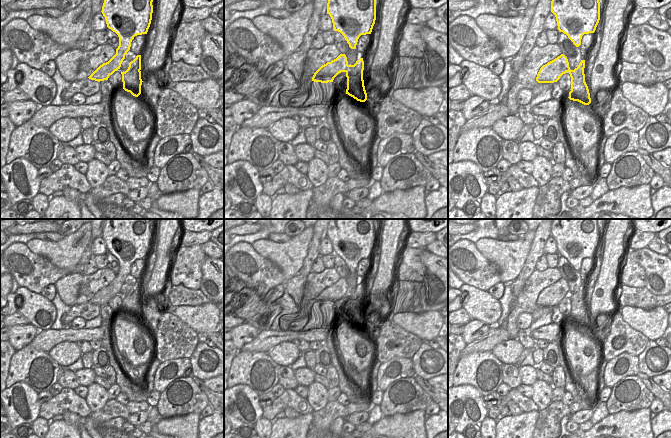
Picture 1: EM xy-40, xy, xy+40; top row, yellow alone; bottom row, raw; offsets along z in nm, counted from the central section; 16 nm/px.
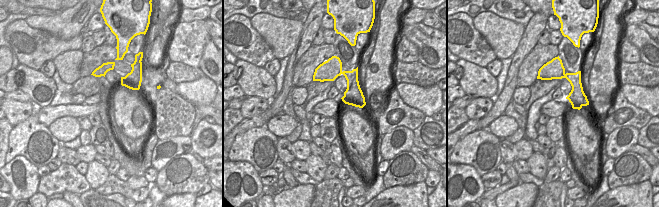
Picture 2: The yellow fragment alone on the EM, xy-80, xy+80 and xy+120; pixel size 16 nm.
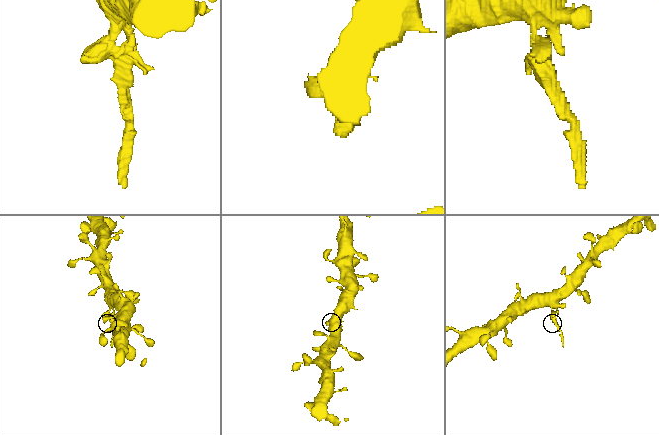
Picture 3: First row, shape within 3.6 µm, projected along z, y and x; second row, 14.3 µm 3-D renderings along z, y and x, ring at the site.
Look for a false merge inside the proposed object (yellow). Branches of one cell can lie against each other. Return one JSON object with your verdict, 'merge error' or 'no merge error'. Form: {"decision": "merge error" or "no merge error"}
{"decision": "merge error"}

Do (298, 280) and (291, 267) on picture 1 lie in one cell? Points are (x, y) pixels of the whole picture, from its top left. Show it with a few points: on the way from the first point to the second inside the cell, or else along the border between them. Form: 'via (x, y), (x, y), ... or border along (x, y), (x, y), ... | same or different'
border along (297, 273), (284, 280) | different

